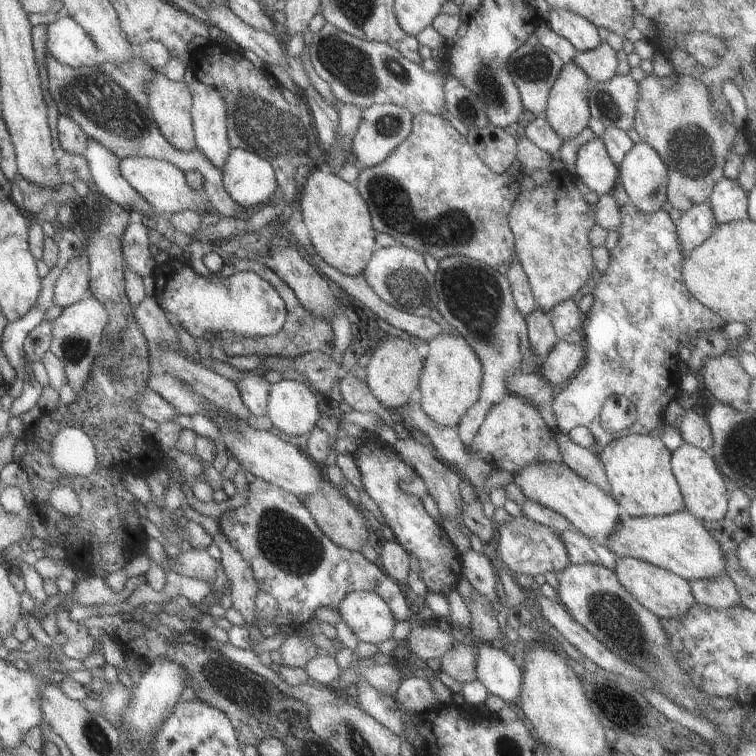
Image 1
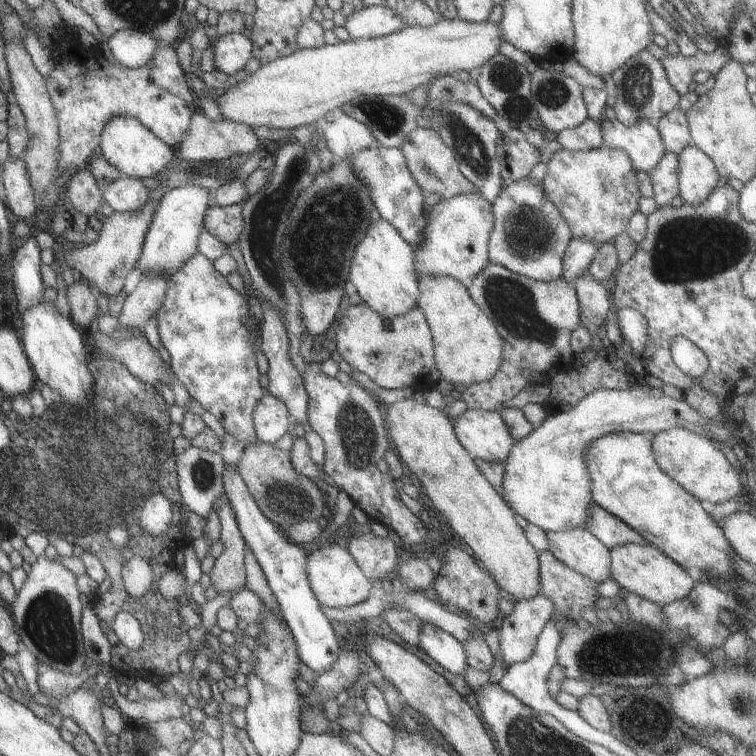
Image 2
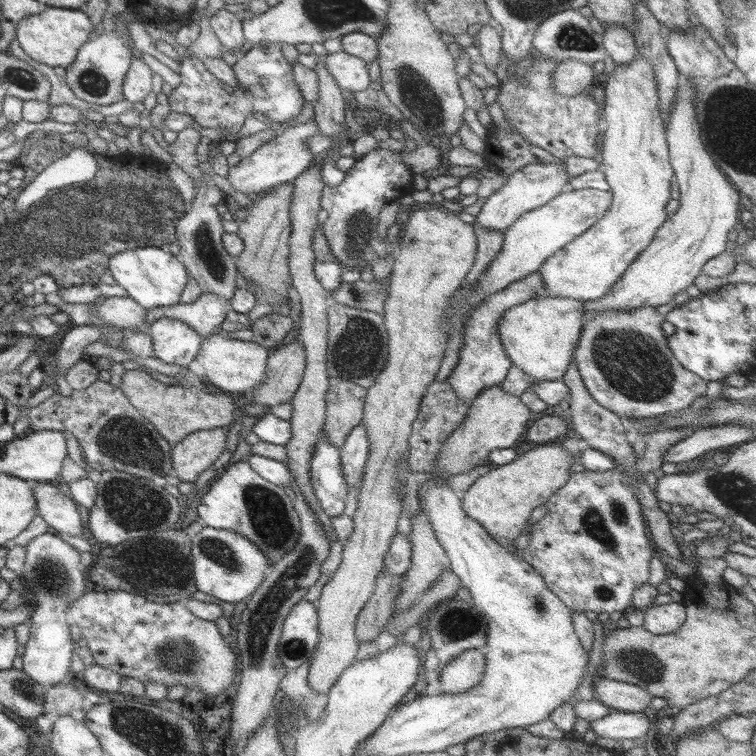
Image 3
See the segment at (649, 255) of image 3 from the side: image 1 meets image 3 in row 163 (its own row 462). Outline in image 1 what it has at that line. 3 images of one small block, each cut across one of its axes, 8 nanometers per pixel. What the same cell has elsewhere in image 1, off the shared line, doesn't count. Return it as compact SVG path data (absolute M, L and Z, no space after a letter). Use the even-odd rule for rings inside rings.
M682 443L672 451L670 466L672 474L680 486L684 500L684 510L695 514L702 520L720 520L727 511L730 492L724 484L724 474L718 470L714 458L705 450L692 444Z

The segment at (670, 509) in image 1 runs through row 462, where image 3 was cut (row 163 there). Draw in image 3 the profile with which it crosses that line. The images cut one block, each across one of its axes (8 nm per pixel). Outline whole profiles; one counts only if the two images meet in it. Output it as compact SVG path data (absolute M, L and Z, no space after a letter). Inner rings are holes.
M638 54L630 64L616 66L609 75L604 90L605 133L599 169L605 174L613 202L596 224L547 258L537 271L550 297L587 302L606 296L669 217L666 205L671 199L670 180L674 171L660 116L654 68Z

